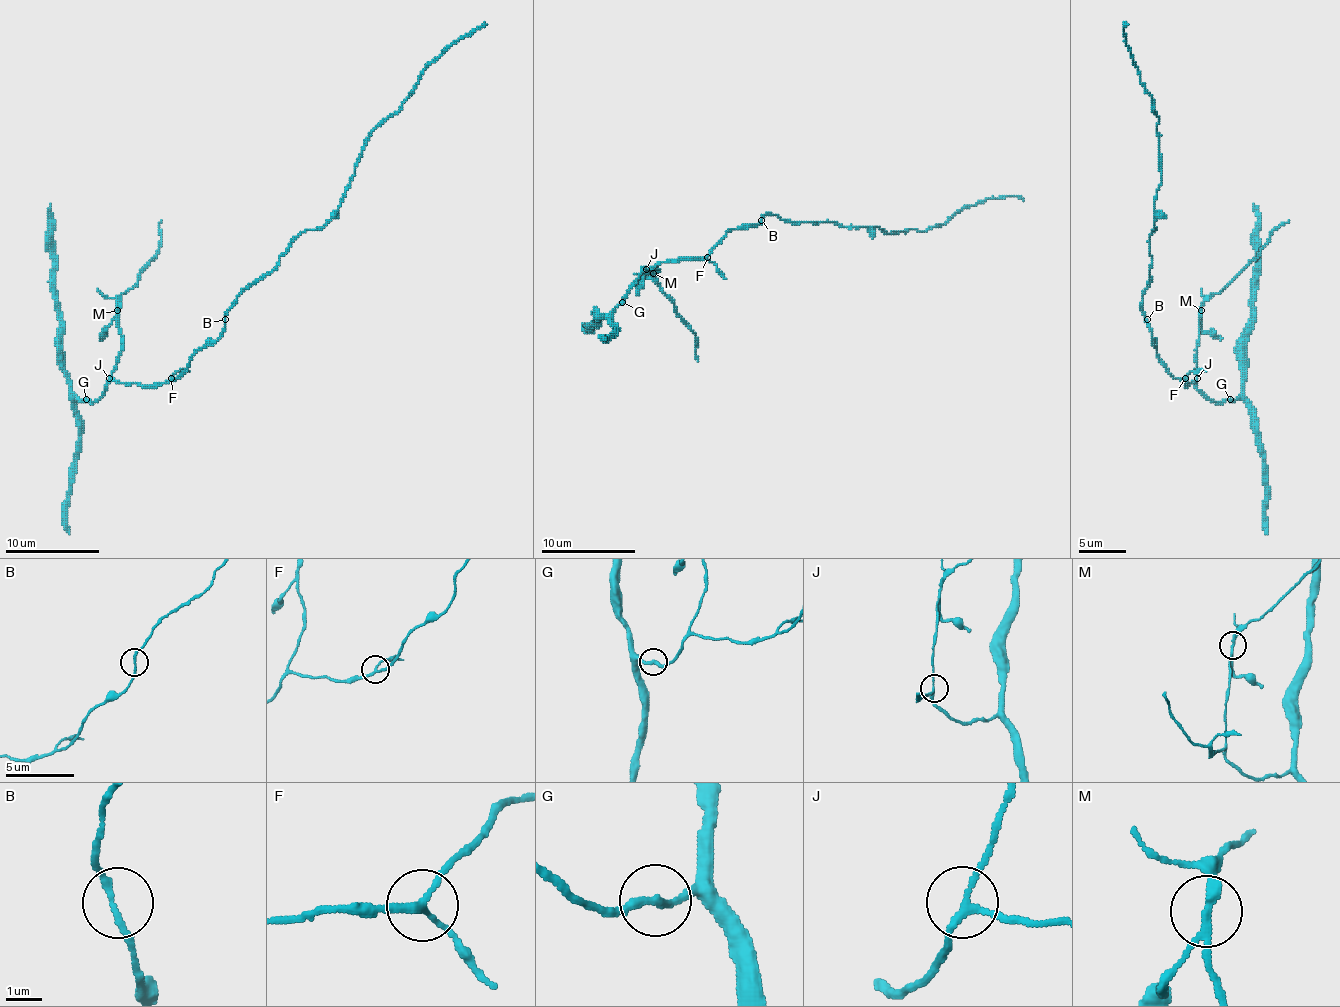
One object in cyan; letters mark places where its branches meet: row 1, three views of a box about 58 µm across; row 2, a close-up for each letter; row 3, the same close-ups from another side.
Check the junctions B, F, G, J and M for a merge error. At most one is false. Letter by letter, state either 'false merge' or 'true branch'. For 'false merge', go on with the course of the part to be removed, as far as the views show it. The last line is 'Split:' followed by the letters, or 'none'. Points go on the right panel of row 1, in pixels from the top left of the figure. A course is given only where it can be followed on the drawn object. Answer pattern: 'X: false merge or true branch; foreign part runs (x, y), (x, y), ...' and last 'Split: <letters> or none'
B: true branch
F: true branch
G: true branch
J: true branch
M: false merge; foreign part runs (1201, 310), (1201, 329), (1223, 338)
Split: M

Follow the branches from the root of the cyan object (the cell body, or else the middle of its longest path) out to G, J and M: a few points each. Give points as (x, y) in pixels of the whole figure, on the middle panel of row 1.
G: (761, 217), (757, 224), (742, 224), (731, 229), (705, 257), (657, 262), (643, 269), (622, 302)
J: (761, 217), (757, 224), (742, 224), (731, 229), (705, 257), (657, 262), (646, 269)
M: (761, 217), (757, 224), (742, 224), (731, 229), (705, 257), (657, 262), (648, 269), (657, 269), (653, 274)

